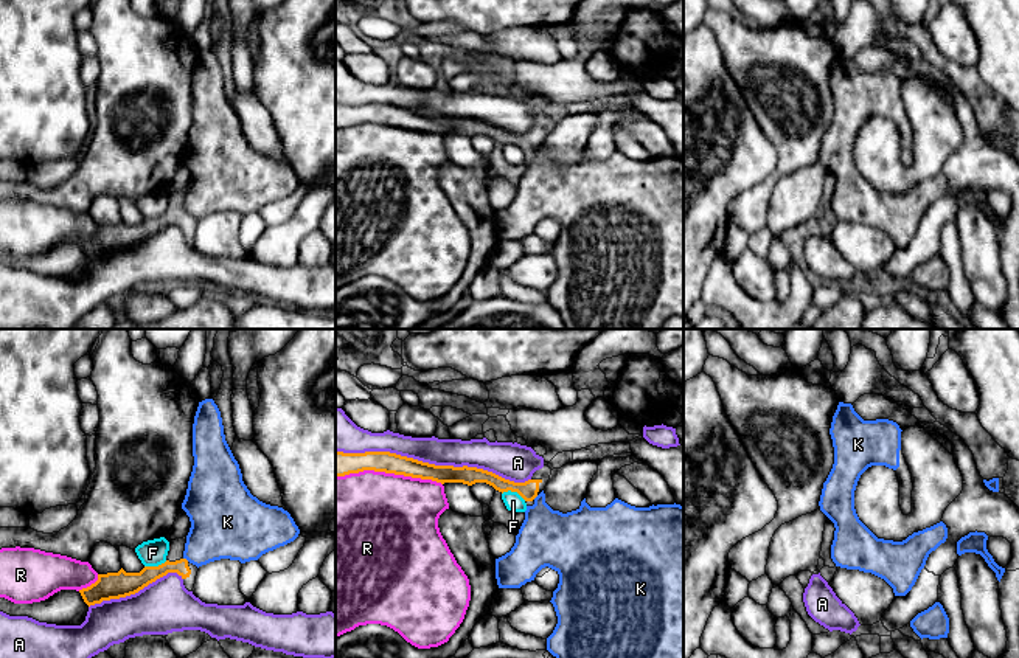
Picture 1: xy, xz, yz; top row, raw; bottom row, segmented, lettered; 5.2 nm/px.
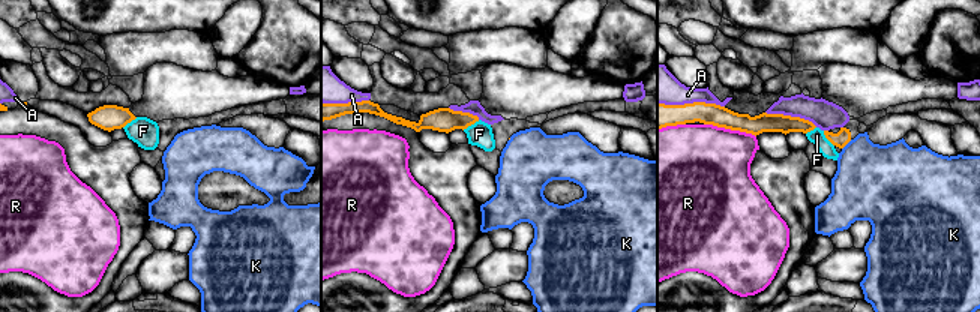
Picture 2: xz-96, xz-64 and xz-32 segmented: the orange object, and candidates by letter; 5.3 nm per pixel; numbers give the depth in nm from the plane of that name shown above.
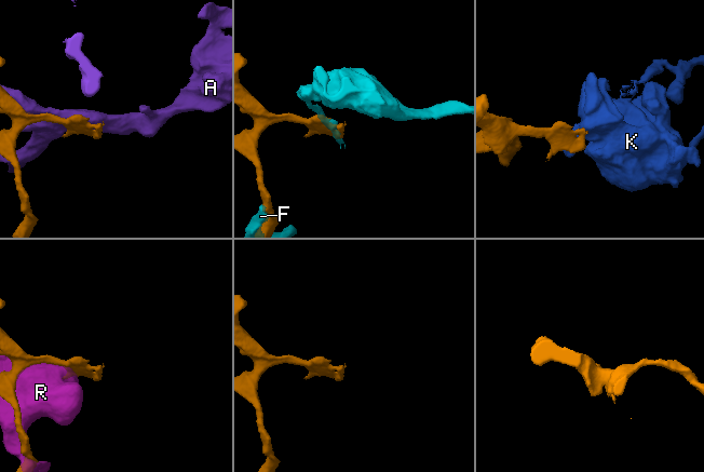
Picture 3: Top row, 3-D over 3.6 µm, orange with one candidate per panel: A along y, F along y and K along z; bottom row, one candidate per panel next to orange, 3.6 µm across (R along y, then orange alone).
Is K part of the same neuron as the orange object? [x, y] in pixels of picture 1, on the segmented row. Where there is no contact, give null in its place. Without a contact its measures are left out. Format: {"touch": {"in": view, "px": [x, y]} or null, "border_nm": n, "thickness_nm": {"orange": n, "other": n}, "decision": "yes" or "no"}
{"touch": {"in": "xy", "px": [185, 559]}, "border_nm": 40, "thickness_nm": {"orange": 90, "other": 320}, "decision": "no"}

